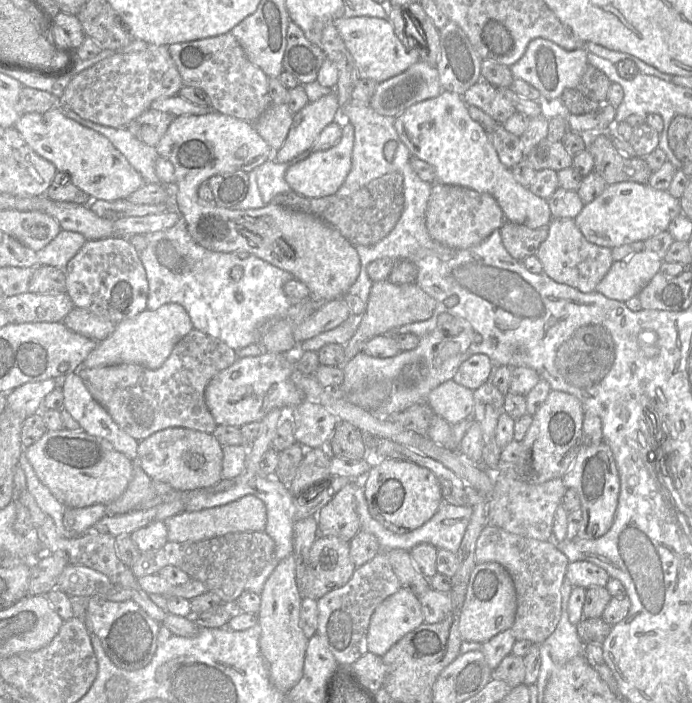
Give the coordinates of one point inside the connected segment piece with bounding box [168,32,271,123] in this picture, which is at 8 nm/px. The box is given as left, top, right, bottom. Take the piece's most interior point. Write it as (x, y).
(218, 65)

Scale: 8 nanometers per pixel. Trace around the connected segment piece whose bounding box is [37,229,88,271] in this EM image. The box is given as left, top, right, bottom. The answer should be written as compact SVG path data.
M62 229L46 247L37 252L38 265L53 266L65 271L68 262L86 241L81 233Z

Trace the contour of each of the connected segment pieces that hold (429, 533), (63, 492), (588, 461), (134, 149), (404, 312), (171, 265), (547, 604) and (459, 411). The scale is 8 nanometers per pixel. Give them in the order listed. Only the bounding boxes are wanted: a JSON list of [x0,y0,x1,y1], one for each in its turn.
[[356,483,472,554],[24,428,134,508],[561,442,620,540],[60,106,161,184],[343,279,436,366],[139,216,254,351],[475,525,569,645],[427,379,474,426]]

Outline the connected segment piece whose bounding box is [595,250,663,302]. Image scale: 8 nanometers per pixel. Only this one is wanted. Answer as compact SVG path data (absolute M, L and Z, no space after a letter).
M646 250L630 257L614 261L608 273L596 286L596 291L605 297L626 302L649 283L660 272L663 259Z

